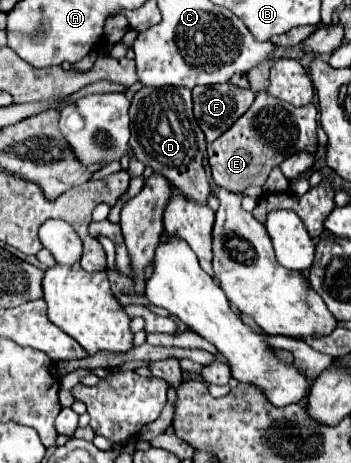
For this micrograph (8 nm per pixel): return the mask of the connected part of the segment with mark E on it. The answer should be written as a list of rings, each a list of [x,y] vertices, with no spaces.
[[[264,91],[256,93],[250,109],[224,135],[208,145],[208,161],[214,183],[230,191],[240,191],[246,185],[264,185],[268,173],[290,155],[298,151],[316,153],[316,115],[318,111],[312,103],[296,107]]]

